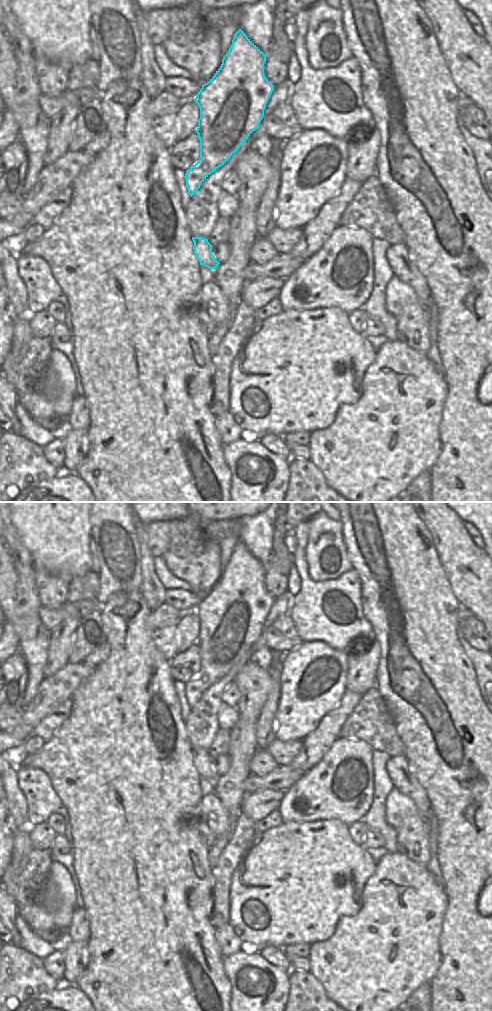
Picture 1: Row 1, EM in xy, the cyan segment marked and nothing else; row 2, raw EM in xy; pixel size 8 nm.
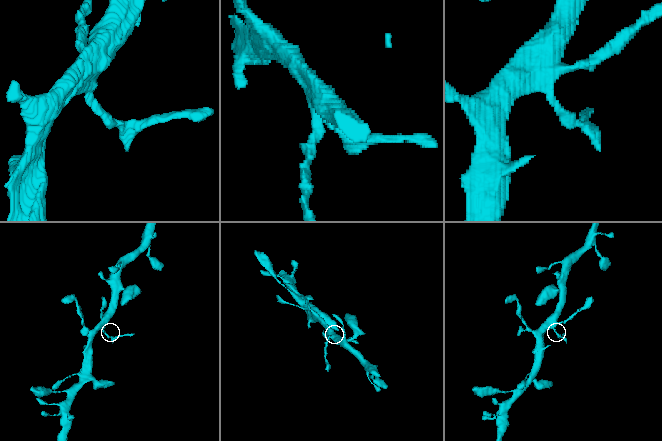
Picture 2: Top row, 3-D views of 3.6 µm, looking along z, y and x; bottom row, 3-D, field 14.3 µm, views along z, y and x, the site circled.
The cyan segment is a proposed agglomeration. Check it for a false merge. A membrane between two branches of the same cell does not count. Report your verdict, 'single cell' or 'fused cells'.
fused cells

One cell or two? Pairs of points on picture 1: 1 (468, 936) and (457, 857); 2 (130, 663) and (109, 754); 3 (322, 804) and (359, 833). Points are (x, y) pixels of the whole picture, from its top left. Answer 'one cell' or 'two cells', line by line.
1: one cell
2: one cell
3: two cells

